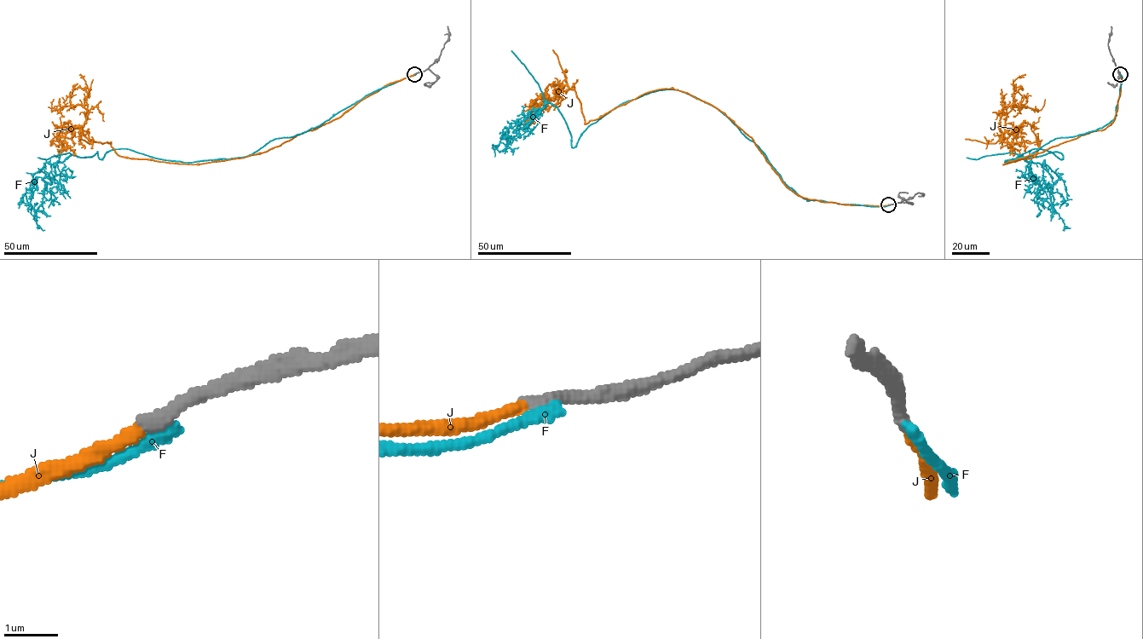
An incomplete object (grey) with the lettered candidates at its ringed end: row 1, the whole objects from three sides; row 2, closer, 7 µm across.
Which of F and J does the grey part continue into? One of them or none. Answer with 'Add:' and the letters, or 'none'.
Add: J

